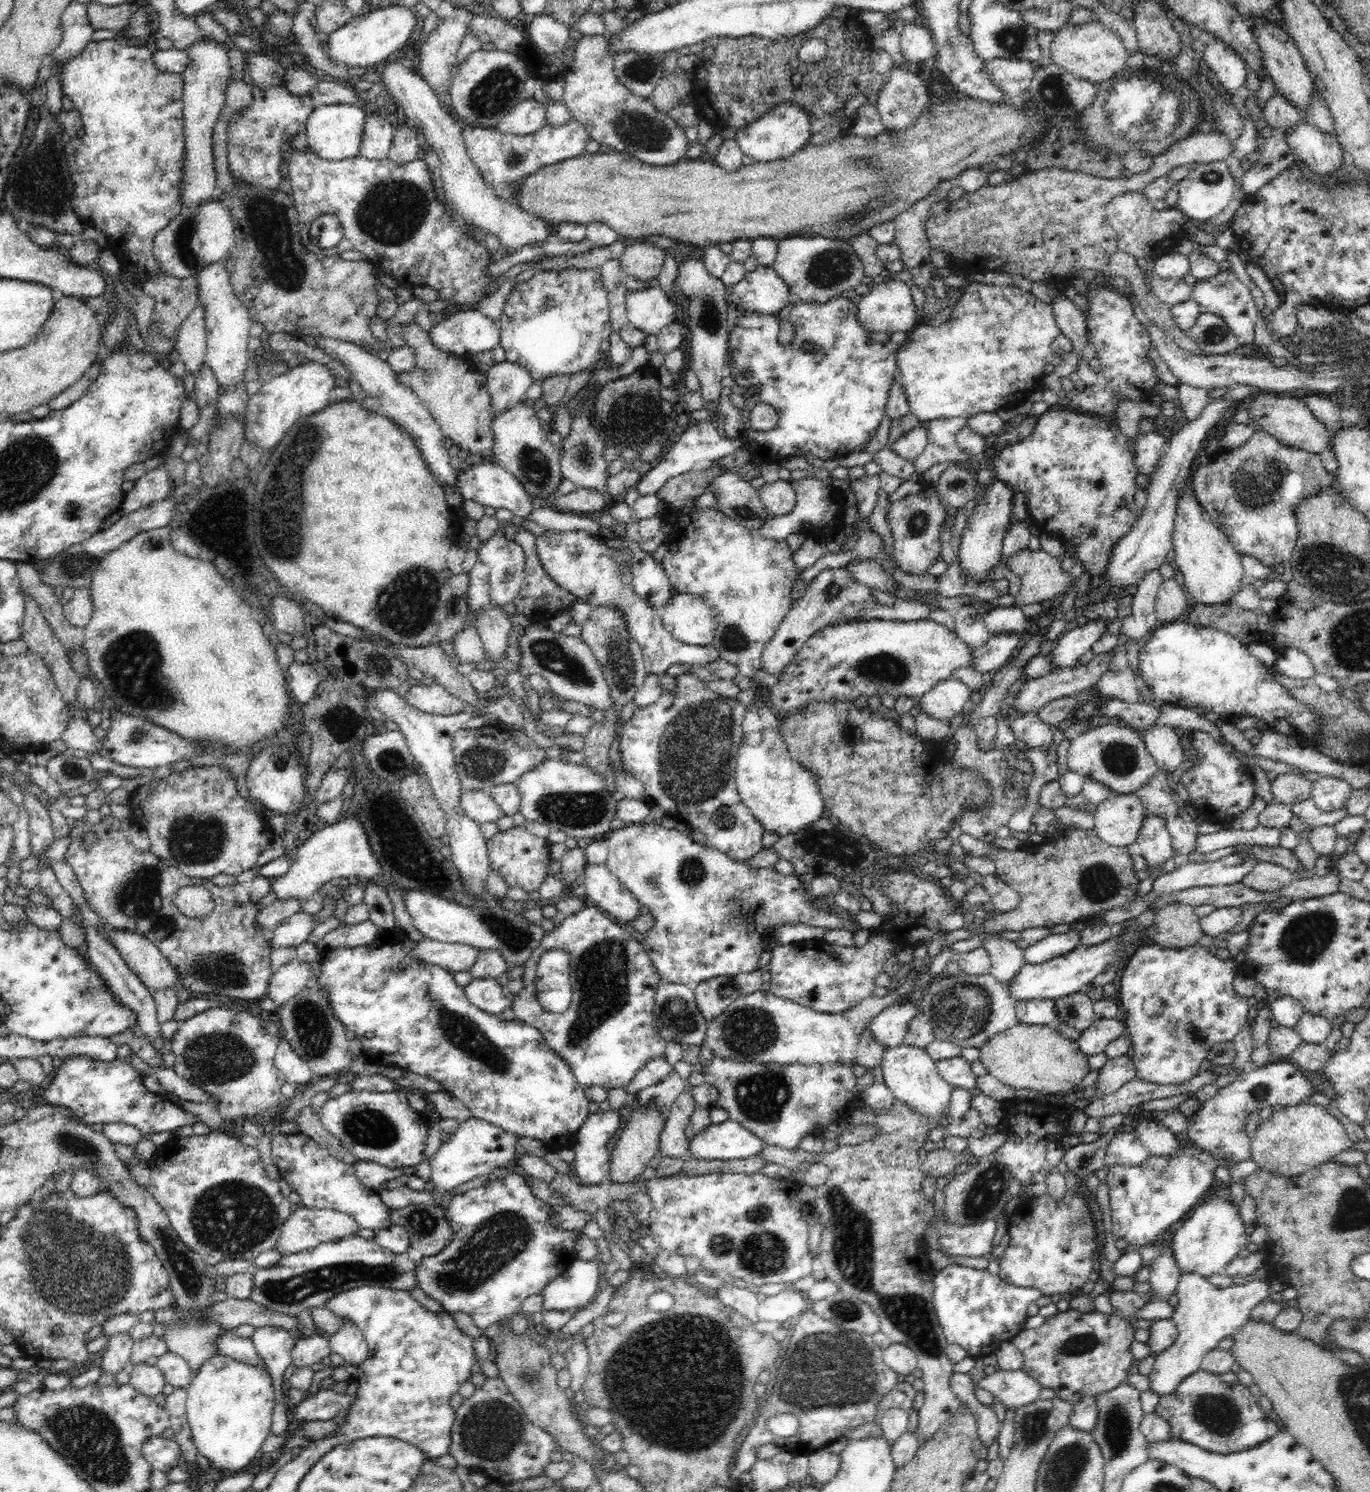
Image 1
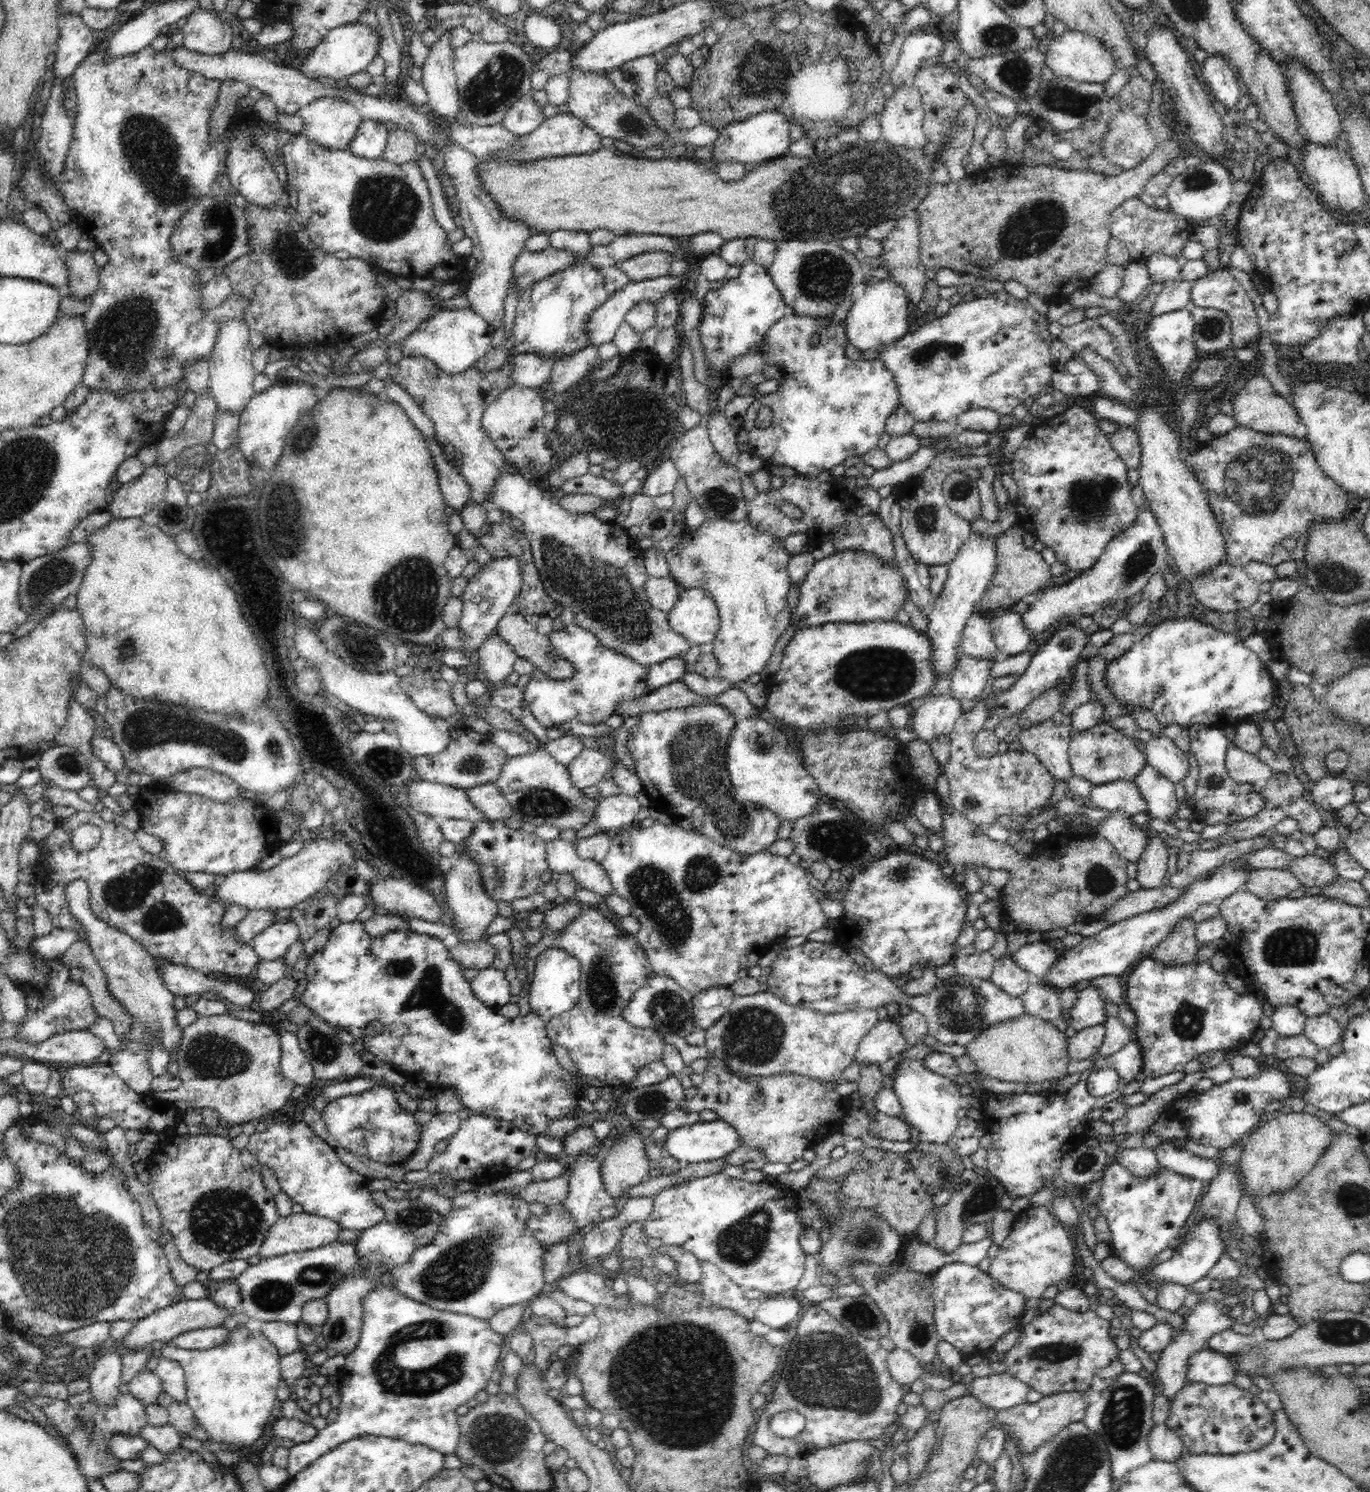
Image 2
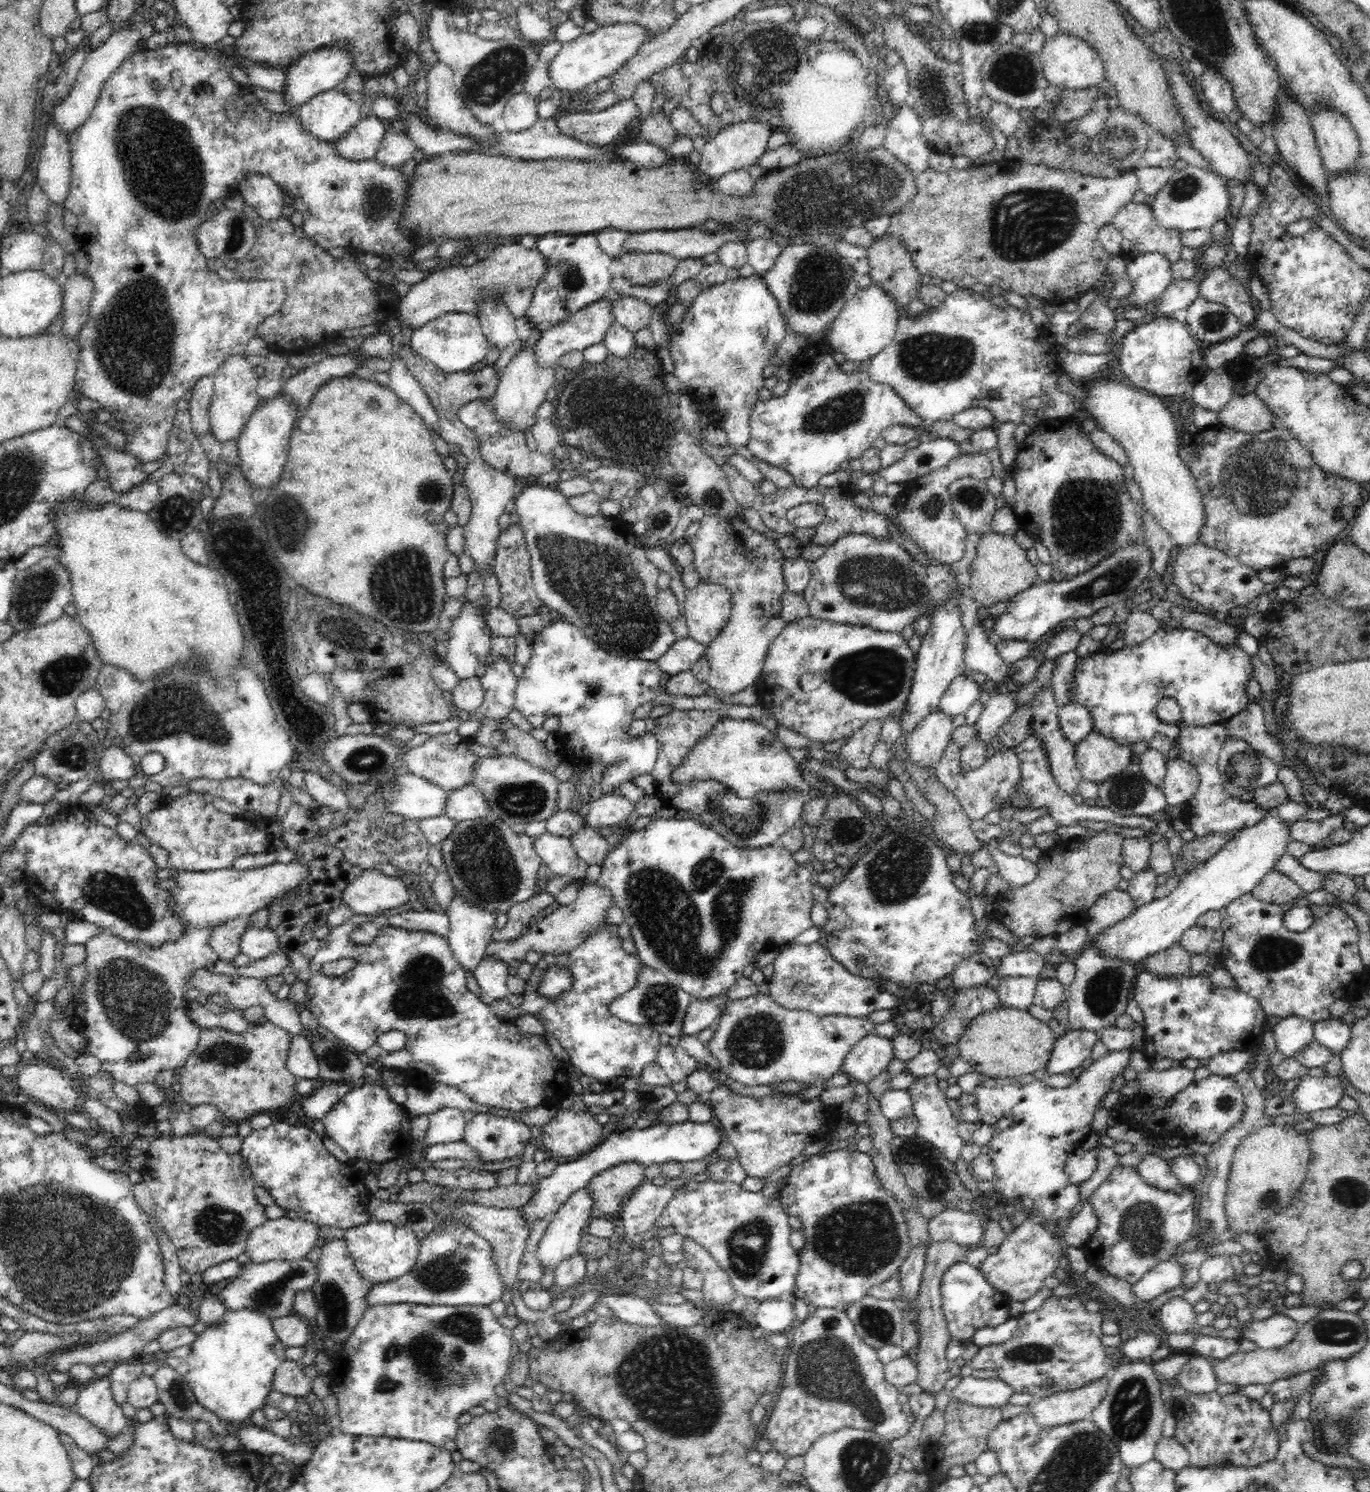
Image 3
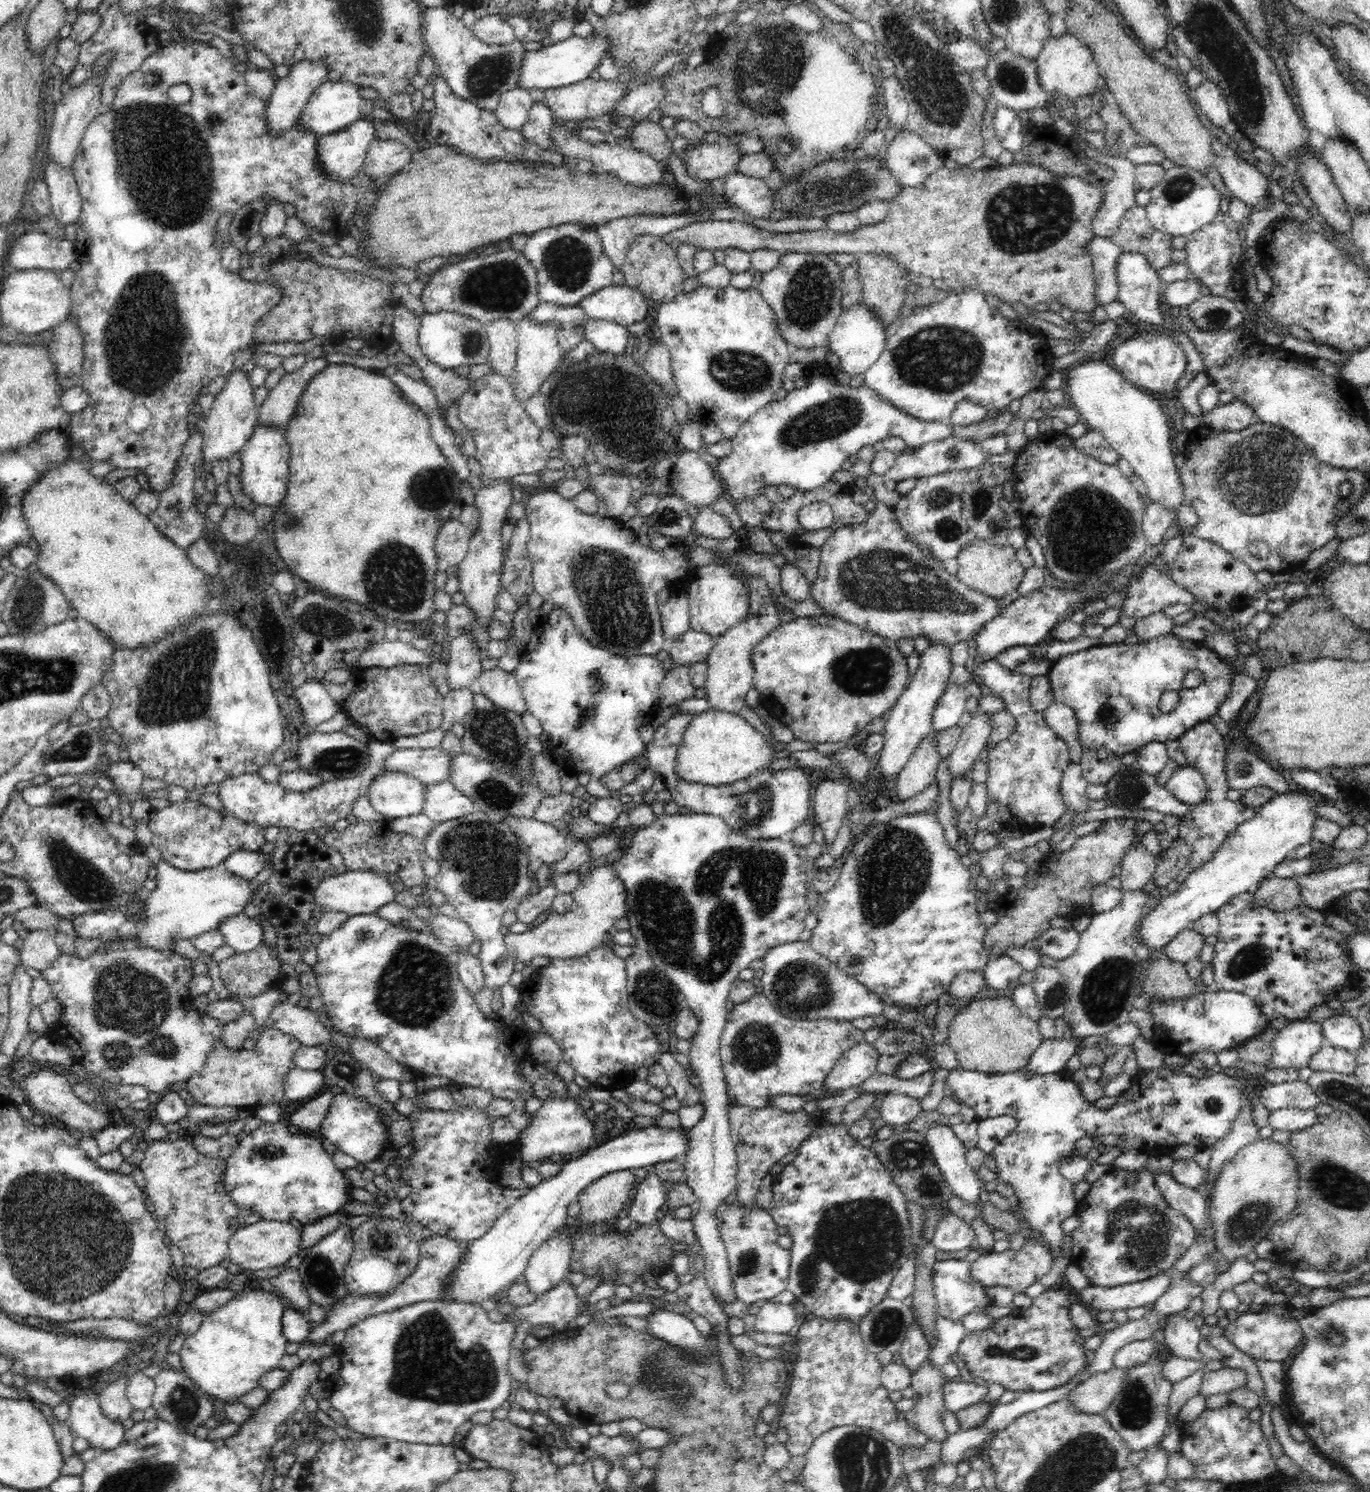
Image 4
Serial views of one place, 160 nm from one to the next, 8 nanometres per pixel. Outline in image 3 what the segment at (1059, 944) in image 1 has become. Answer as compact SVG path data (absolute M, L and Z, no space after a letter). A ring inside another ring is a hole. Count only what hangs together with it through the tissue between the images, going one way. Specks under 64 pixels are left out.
M1032 950L1011 953L1009 956L1000 959L1000 965L995 974L998 978L1018 976L1037 979L1046 962L1044 957Z

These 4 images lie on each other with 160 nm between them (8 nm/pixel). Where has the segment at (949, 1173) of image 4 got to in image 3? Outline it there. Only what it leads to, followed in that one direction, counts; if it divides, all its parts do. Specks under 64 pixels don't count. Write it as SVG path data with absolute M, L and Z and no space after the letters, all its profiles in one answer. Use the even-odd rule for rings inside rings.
M936 1075L916 1076L905 1090L908 1091L909 1098L913 1102L911 1114L917 1122L914 1134L932 1143L939 1150L939 1153L944 1156L944 1159L955 1164L961 1158L960 1150L965 1143L959 1137L957 1131L957 1126L961 1120L952 1114L952 1108L948 1106L946 1094L938 1087L938 1080Z

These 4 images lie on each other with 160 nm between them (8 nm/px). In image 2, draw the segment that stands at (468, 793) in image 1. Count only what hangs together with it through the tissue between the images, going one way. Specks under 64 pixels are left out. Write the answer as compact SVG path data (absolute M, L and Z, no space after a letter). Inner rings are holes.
M415 777L407 783L411 811L429 814L439 820L466 819L476 824L485 816L474 808L466 791Z

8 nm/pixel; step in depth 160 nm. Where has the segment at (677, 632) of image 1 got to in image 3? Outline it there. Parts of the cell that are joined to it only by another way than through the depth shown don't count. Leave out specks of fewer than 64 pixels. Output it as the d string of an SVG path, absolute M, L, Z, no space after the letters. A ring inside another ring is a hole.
M698 584L693 589L687 589L684 602L683 618L686 620L689 638L696 640L707 647L712 639L724 628L725 622L729 618L729 594L722 586L717 584Z

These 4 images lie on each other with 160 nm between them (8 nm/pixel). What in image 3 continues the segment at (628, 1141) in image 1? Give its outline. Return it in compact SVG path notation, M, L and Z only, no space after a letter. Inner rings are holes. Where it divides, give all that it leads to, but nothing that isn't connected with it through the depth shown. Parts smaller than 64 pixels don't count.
M624 1161L592 1177L587 1188L602 1217L622 1208L626 1196L646 1180L646 1167L638 1161Z

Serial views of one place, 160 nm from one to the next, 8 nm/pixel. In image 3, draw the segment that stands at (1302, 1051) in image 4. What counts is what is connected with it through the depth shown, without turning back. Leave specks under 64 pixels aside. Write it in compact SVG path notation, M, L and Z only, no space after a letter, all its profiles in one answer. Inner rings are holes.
M1299 1017L1282 1018L1273 1028L1277 1050L1292 1058L1315 1040L1313 1023Z

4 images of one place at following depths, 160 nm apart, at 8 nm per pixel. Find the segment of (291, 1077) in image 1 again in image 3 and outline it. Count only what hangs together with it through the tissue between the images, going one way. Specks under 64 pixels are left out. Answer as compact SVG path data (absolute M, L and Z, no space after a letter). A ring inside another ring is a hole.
M292 1034L286 1067L297 1078L315 1079L319 1076L319 1062L312 1043L302 1034Z

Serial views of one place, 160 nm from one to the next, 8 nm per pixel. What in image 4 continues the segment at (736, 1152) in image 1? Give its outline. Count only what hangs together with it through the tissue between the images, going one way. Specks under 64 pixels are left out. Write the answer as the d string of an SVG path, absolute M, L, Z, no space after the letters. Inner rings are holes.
M660 1125L644 1127L644 1130L632 1130L606 1142L596 1143L594 1150L588 1148L576 1160L564 1164L556 1176L543 1179L538 1185L530 1187L526 1194L495 1220L492 1228L482 1238L470 1242L468 1252L462 1256L458 1268L450 1276L450 1286L446 1290L447 1301L476 1304L491 1298L498 1290L516 1281L516 1278L525 1272L532 1252L568 1222L568 1205L575 1201L591 1182L612 1172L667 1163L670 1158L686 1156L686 1150L690 1151L687 1129L664 1128Z

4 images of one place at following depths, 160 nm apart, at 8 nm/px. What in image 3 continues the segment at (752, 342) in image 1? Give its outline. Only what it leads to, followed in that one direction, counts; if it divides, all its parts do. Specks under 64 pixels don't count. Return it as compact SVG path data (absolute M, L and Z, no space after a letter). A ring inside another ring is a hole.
M812 346L810 348L812 354L808 352L808 356L802 351L802 354L792 360L793 377L784 396L758 400L753 406L749 416L751 439L747 448L756 460L785 470L794 477L794 485L812 489L818 485L823 476L840 470L840 465L844 461L861 458L889 427L899 425L912 427L918 431L932 430L932 425L926 424L920 416L917 416L904 400L894 393L891 386L880 384L879 381L872 379L868 372L844 374L832 360L830 350L816 350L816 348L818 346Z

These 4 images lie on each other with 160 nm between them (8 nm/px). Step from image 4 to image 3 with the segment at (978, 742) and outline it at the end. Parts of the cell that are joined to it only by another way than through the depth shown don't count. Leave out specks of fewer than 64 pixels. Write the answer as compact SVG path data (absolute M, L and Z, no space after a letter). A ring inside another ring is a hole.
M999 693L988 699L973 725L977 733L972 741L990 743L995 736L994 732L1006 722L1014 709L1018 708L1014 704L1012 693Z

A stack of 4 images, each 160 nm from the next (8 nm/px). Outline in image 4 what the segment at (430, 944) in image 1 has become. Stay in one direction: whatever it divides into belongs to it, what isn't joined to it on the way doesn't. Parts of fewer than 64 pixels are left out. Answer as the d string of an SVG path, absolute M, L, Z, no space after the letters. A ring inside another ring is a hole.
M609 860L594 865L581 875L580 885L571 893L573 904L568 913L549 915L542 924L515 934L509 932L503 942L507 954L516 962L529 964L537 956L552 959L576 959L602 946L607 934L615 927L616 920L626 918L626 893L622 883L614 875Z

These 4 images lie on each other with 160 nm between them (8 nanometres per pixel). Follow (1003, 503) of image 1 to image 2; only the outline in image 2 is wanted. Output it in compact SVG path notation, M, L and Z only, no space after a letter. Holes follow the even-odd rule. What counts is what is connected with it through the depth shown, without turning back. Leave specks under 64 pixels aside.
M968 536L965 544L957 550L956 557L949 562L948 579L942 591L932 601L928 612L928 632L934 645L934 665L938 669L939 678L952 672L957 667L956 652L962 642L962 630L970 618L970 614L978 610L979 599L990 584L996 570L994 538L992 536Z

